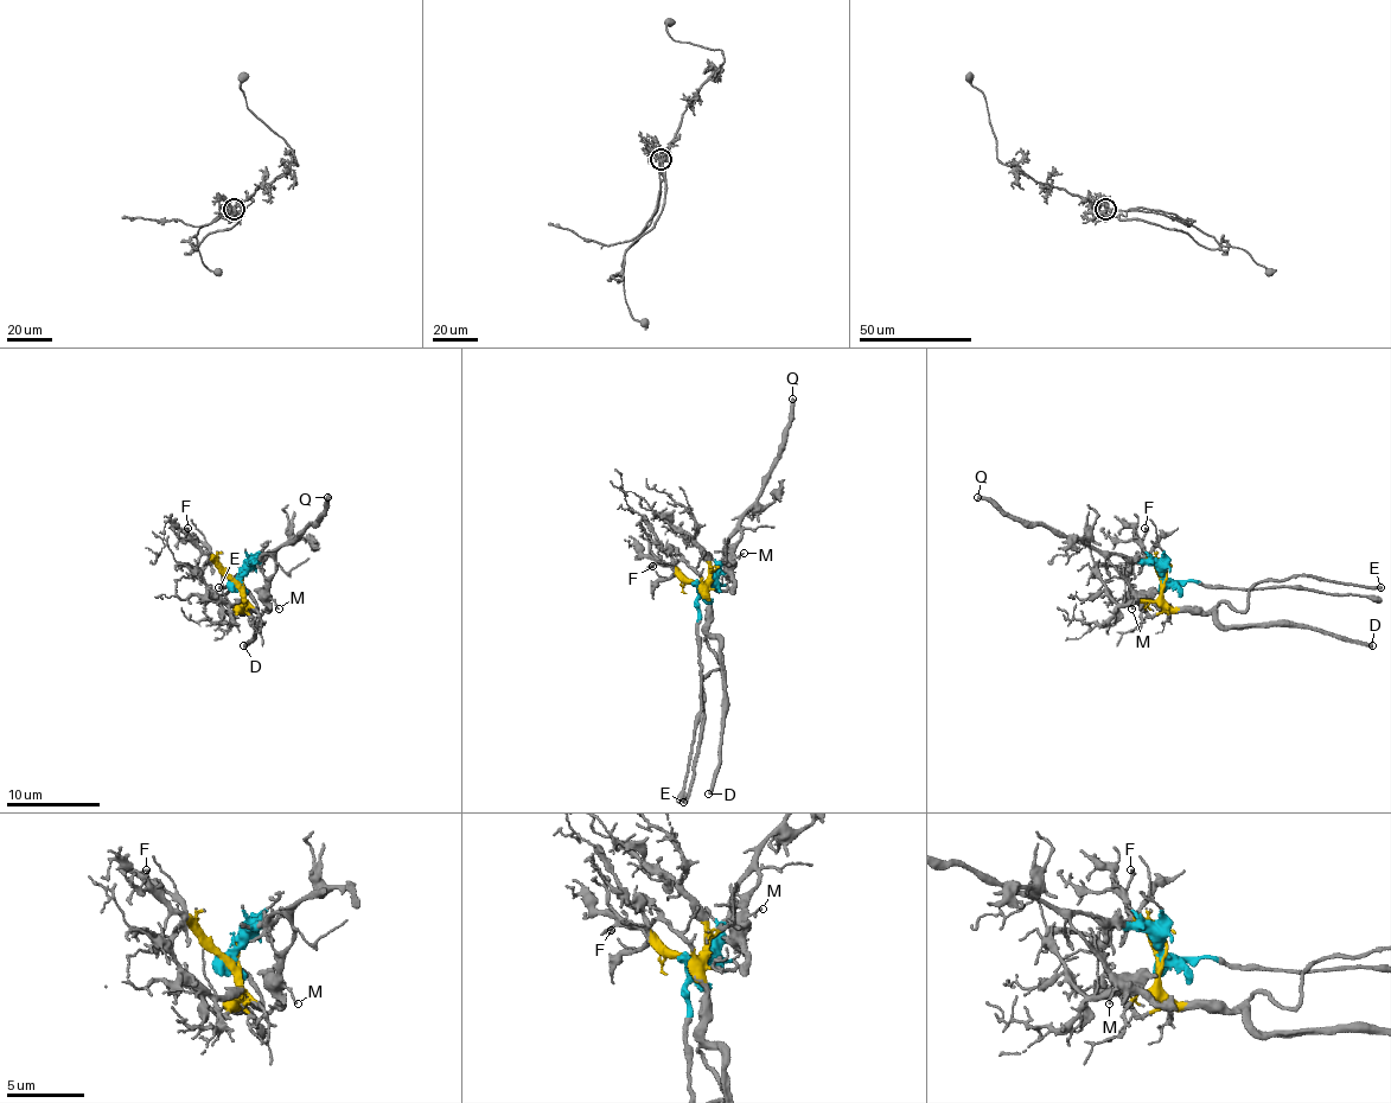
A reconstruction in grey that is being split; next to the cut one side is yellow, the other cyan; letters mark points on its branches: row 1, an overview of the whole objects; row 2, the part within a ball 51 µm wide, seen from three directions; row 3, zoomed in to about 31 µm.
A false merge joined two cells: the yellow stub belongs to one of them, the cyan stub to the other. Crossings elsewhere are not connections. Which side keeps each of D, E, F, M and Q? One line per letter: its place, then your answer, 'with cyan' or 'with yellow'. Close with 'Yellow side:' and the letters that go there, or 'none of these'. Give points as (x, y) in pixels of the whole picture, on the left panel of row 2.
D: (243, 645) | with yellow
E: (218, 587) | with yellow
F: (187, 528) | with yellow
M: (279, 609) | with cyan
Q: (327, 497) | with cyan
Yellow side: D, E, F

